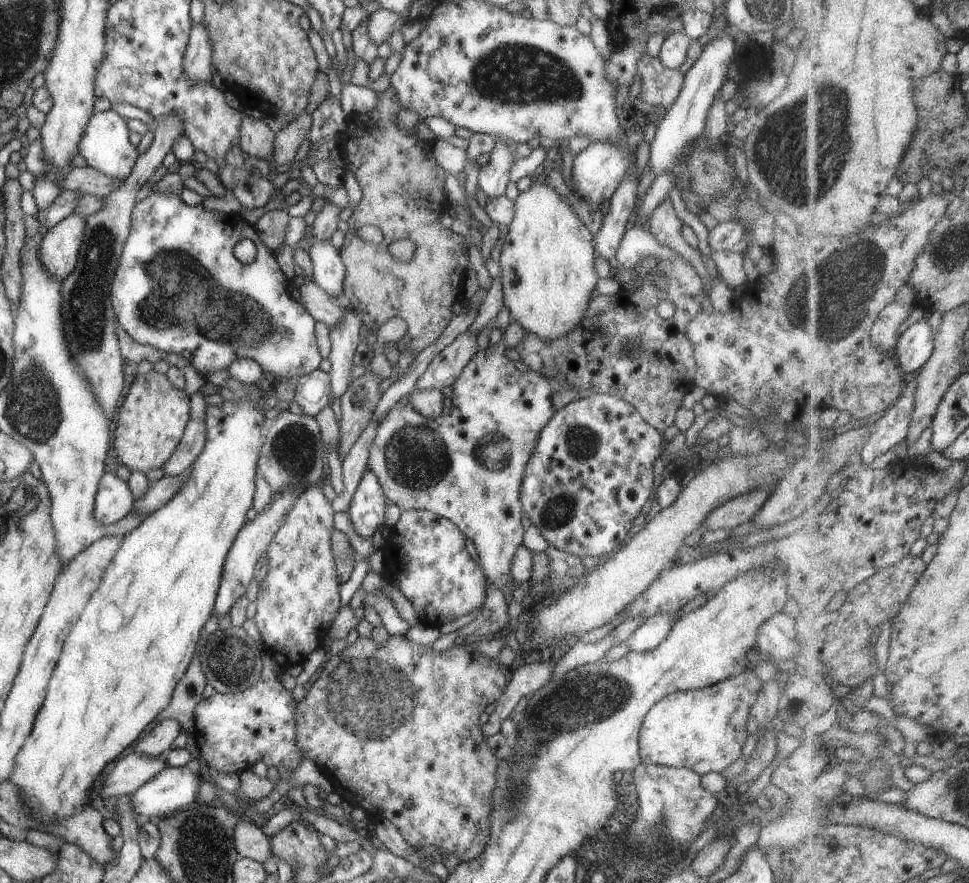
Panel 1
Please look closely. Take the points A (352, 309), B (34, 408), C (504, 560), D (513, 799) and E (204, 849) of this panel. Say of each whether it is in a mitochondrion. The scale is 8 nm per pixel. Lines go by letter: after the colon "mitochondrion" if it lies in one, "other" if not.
A: other
B: mitochondrion
C: other
D: mitochondrion
E: mitochondrion

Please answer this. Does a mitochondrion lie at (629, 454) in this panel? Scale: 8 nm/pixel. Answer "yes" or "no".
no

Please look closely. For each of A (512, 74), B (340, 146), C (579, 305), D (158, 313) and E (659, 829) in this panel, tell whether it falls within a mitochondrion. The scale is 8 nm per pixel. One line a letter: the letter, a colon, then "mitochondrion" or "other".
A: mitochondrion
B: other
C: other
D: mitochondrion
E: mitochondrion

